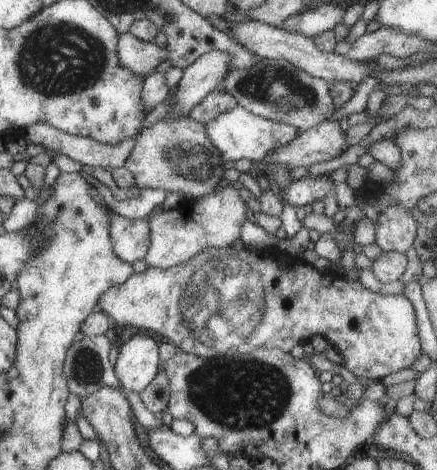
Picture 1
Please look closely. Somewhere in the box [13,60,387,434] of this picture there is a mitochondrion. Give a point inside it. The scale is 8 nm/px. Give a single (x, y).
(222, 295)

